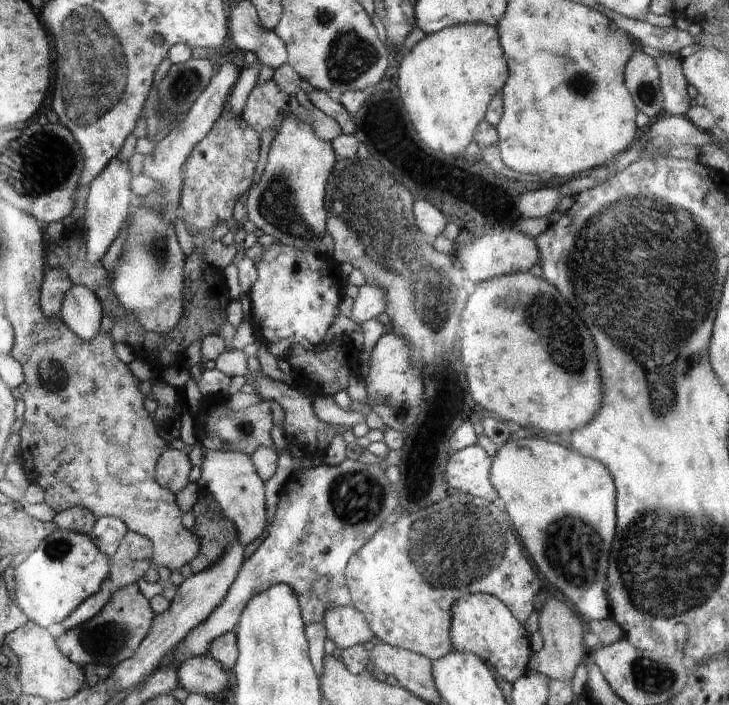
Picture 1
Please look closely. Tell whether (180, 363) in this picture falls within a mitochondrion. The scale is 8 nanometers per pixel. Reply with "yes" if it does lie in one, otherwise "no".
no

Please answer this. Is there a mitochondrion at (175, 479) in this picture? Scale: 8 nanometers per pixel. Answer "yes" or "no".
no

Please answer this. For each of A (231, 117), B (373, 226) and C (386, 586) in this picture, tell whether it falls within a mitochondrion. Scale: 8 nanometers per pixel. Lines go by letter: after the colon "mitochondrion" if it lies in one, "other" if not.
A: other
B: mitochondrion
C: other

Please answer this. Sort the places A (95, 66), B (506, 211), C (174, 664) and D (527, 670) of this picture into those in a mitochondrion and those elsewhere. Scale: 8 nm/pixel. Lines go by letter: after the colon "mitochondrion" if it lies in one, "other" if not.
A: mitochondrion
B: other
C: other
D: other

